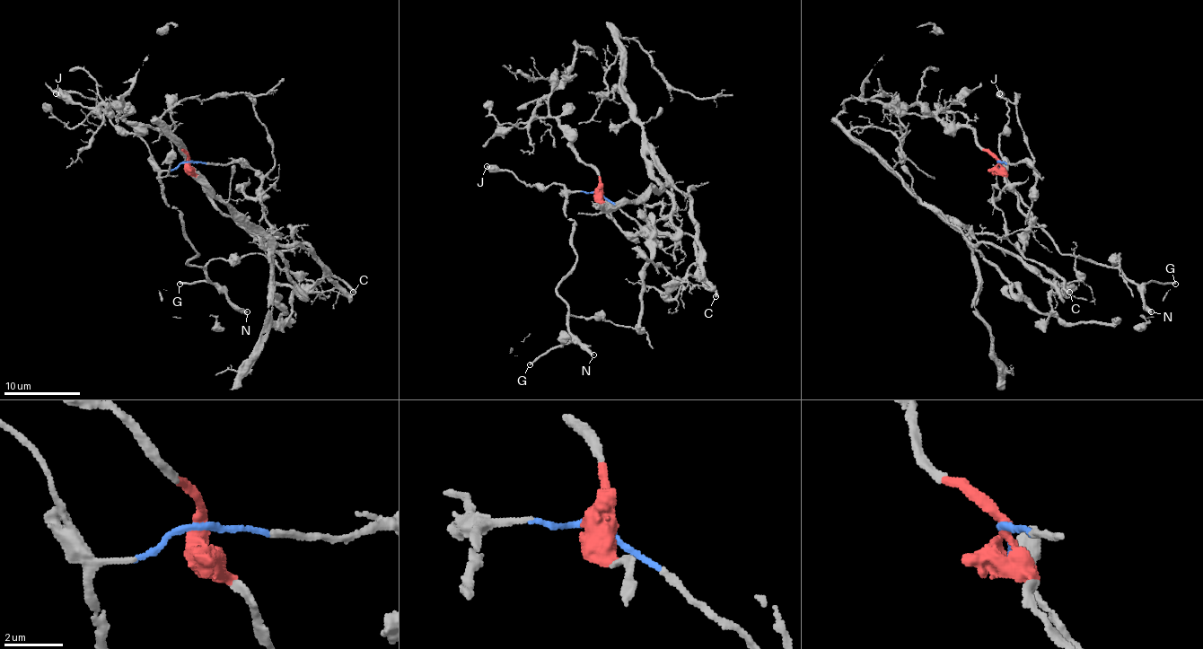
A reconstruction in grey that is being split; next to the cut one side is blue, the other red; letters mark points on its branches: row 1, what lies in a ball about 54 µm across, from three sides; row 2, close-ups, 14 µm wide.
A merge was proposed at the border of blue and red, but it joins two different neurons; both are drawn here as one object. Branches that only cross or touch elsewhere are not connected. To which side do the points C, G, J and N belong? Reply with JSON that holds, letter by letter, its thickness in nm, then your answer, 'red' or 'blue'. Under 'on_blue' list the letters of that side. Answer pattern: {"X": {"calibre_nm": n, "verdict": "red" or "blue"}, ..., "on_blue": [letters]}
{"C": {"calibre_nm": 280, "verdict": "red"}, "G": {"calibre_nm": 200, "verdict": "blue"}, "J": {"calibre_nm": 550, "verdict": "blue"}, "N": {"calibre_nm": 360, "verdict": "blue"}, "on_blue": ["G", "J", "N"]}

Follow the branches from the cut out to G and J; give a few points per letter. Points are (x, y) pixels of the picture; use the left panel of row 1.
G: (188, 161), (163, 171), (163, 201), (180, 212), (183, 237), (198, 254), (187, 264), (215, 285), (179, 283)
J: (188, 161), (171, 171), (162, 171), (145, 144), (136, 134), (119, 132), (96, 101), (74, 92), (56, 94)

